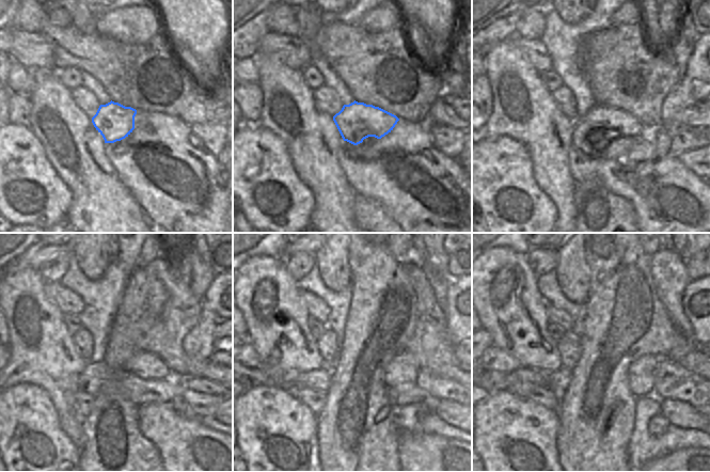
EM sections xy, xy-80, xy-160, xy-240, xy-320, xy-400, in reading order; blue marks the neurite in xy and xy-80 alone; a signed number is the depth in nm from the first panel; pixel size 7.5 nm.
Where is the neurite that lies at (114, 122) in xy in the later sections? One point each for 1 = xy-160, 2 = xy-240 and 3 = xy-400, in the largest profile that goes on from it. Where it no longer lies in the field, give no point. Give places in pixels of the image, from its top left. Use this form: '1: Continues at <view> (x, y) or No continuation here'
1: Continues at xy-160 (615, 122)
2: Continues at xy-240 (144, 364)
3: Continues at xy-400 (642, 372).

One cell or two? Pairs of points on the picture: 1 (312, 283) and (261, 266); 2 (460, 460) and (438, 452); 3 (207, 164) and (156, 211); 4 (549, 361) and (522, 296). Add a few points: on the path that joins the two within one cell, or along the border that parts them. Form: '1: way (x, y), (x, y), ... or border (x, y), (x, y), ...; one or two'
1: border (296, 282), (300, 290); two
2: way (455, 460), (446, 460), (443, 457); one
3: way (211, 188), (211, 199), (207, 208), (179, 209); one
4: way (532, 348), (527, 345), (522, 328), (522, 313); one

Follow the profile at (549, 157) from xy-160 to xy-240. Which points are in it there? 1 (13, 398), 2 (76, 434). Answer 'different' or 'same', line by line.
1: different
2: same

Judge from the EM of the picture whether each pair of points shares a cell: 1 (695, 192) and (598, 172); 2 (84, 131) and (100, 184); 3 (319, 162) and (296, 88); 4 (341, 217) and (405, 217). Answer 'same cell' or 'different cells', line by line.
1: same cell
2: same cell
3: same cell
4: different cells

